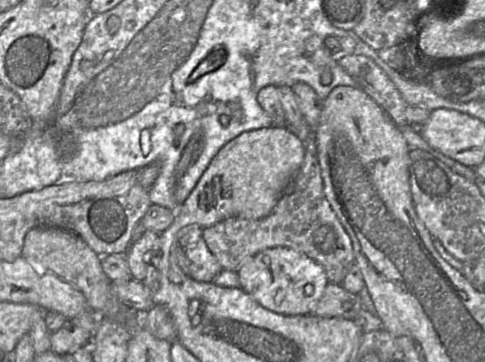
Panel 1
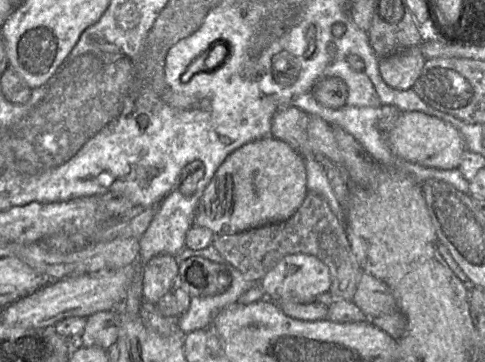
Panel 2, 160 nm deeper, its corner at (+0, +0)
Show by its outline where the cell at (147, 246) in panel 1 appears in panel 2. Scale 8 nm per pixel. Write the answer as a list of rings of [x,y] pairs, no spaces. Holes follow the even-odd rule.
[[[161,254],[150,259],[142,269],[143,297],[153,305],[173,289],[179,264],[175,257]]]

